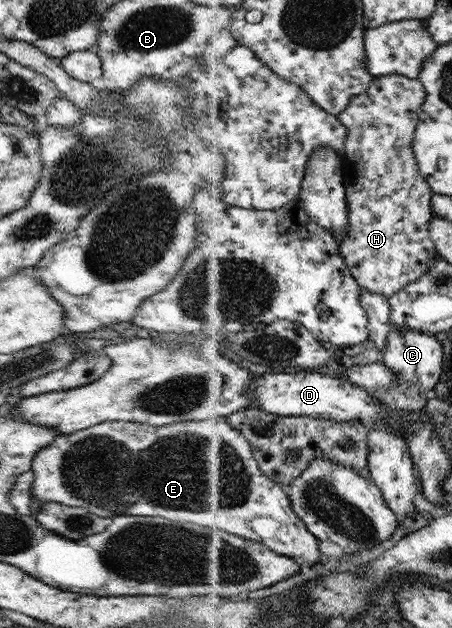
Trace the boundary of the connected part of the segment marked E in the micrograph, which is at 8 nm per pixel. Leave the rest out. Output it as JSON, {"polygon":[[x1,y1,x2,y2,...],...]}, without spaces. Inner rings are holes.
{"polygon":[[211,418,209,420,169,423,169,425,163,425,163,427,149,426,145,423,112,422,107,420,103,423,97,423,97,425,93,427,88,427,71,434,59,434,47,447,42,447,35,453,30,470,35,475,31,493,33,493,33,497,37,497,37,501,42,504,53,501,53,503,63,503,71,507,83,507,87,509,87,511,91,511,91,513,95,513,95,515,101,517,107,517,107,519,113,519,113,517,119,517,121,515,141,515,145,518,158,517,179,523,187,522,203,527,221,528,227,532,233,532,235,535,245,536,247,539,263,542,267,544,267,546,272,547,276,552,280,552,281,555,301,557,301,559,304,559,310,565,317,565,317,563,323,561,319,536,309,529,307,522,295,511,295,506,293,506,293,500,291,499,288,488,284,487,281,483,277,483,277,481,273,481,269,475,265,475,259,460,256,458,256,453,253,451,250,439,244,432,234,428,233,424,229,423,228,418]]}

